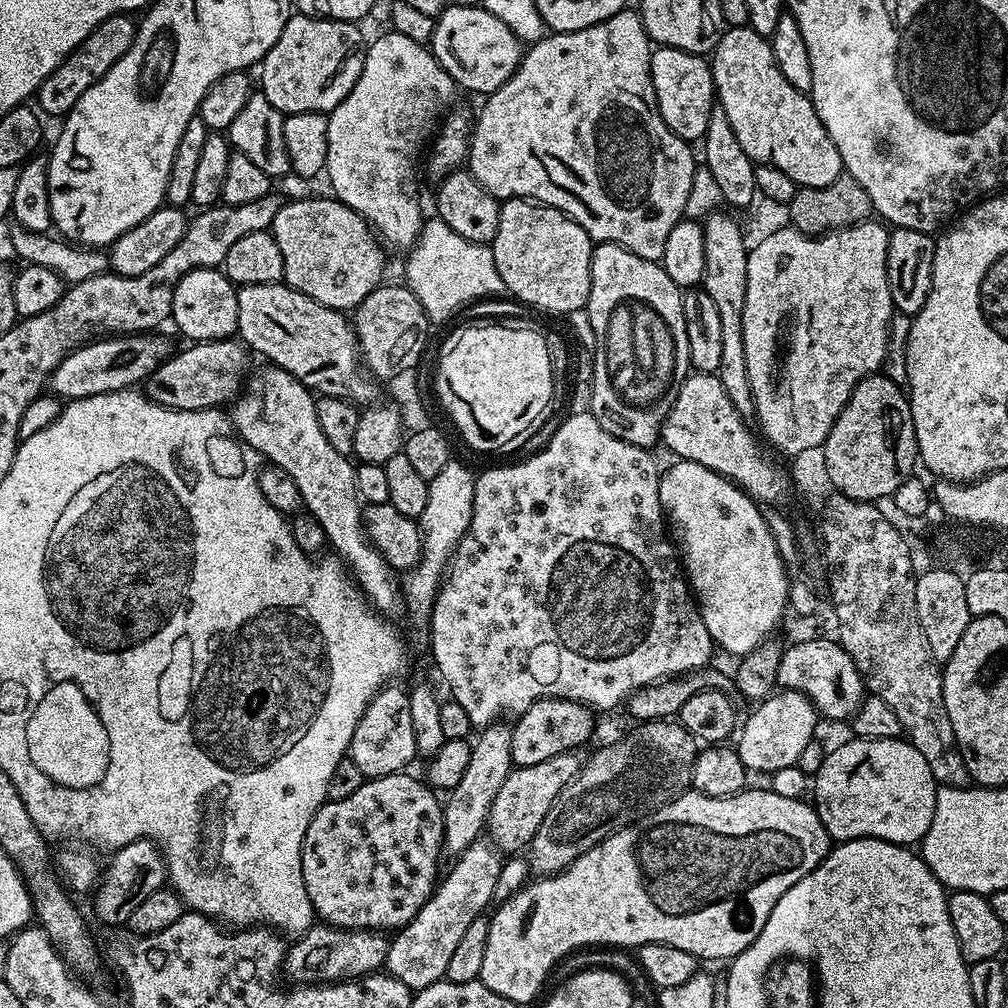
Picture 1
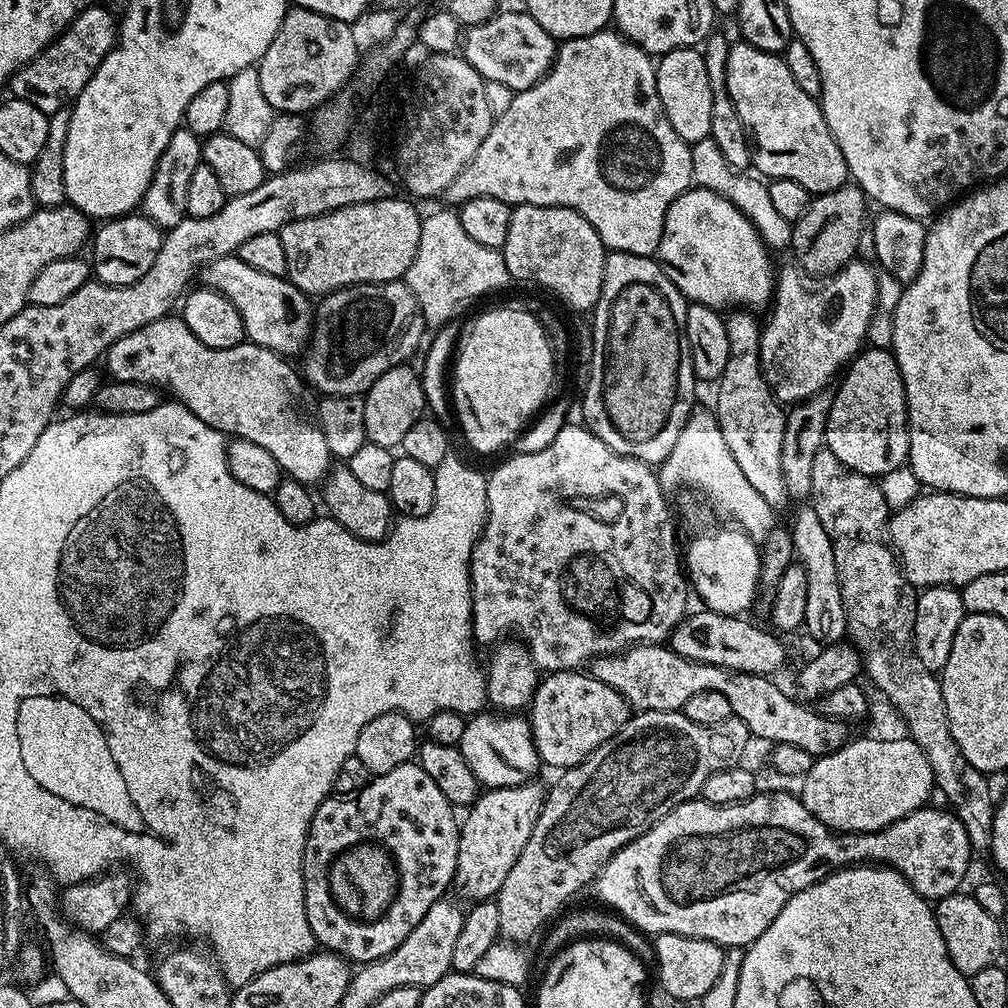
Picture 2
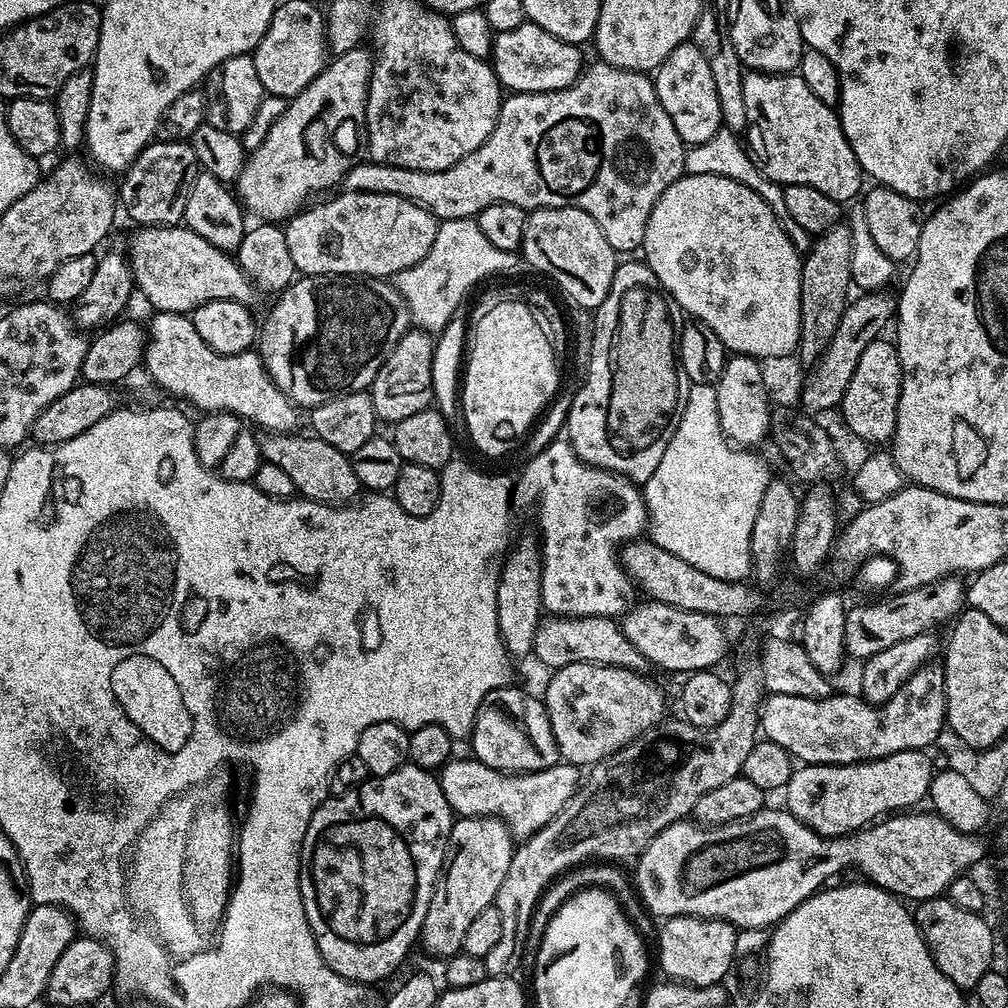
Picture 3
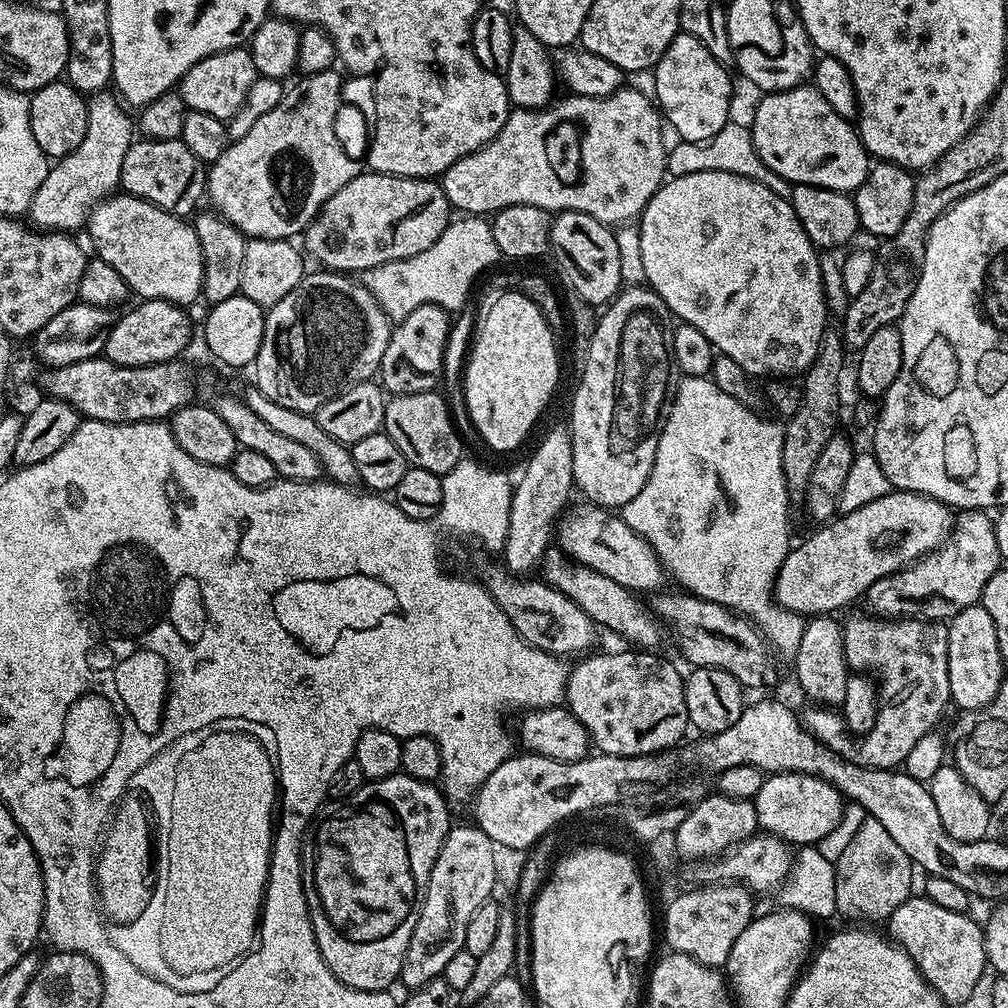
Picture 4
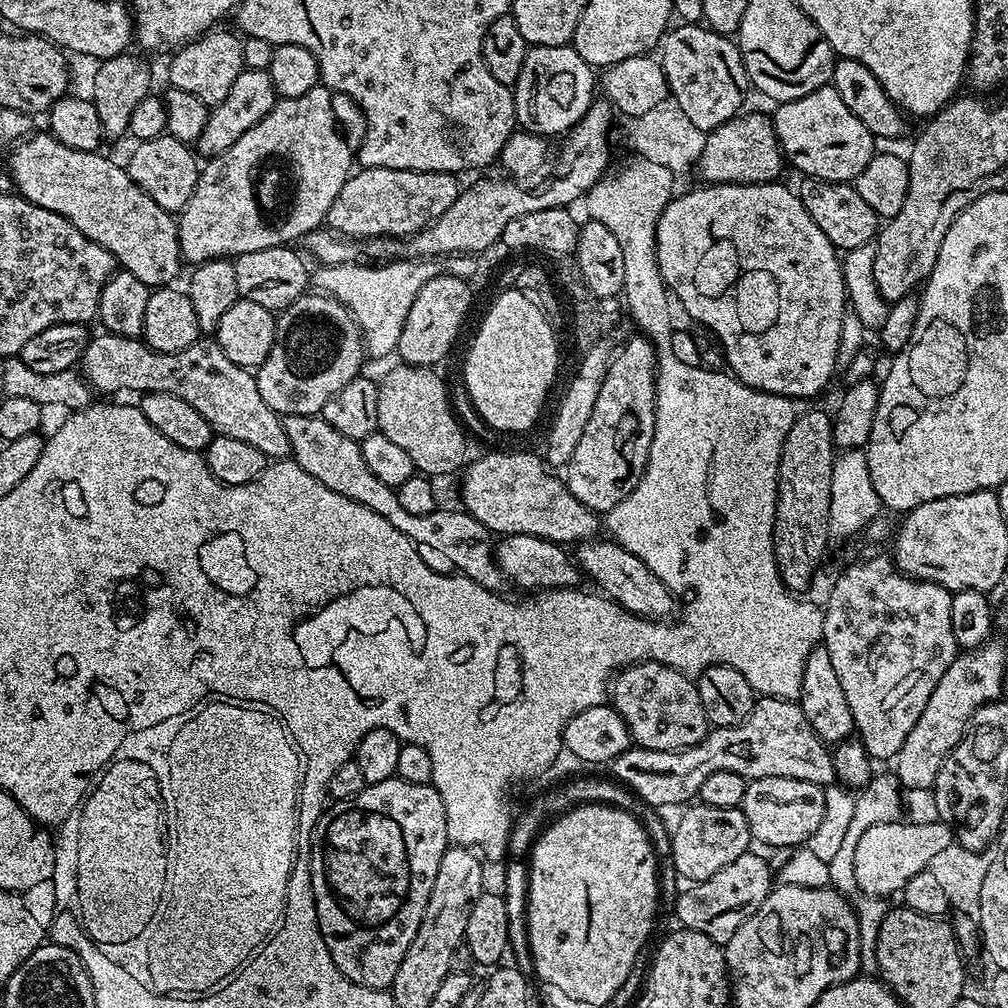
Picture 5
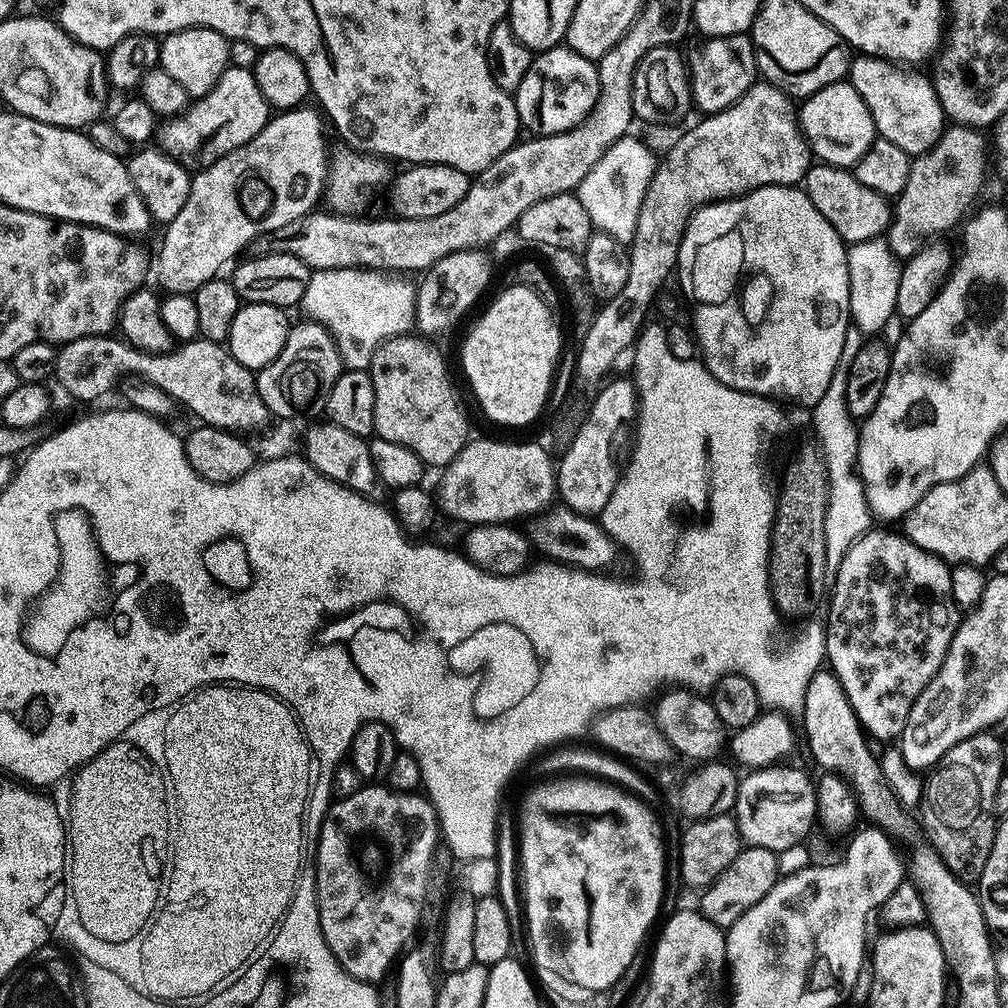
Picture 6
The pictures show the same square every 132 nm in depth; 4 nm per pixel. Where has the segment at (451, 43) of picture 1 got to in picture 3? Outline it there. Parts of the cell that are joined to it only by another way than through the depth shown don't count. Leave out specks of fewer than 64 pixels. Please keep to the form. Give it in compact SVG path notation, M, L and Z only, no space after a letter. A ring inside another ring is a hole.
M525 22L514 30L495 33L490 63L500 80L501 89L512 94L553 92L569 88L586 67L581 45L562 42L542 26ZM509 88L509 89L508 89Z

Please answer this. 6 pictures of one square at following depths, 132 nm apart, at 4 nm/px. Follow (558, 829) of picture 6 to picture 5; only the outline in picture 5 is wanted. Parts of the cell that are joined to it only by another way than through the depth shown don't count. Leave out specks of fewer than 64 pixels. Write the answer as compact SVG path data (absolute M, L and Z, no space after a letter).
M578 804L567 812L560 813L536 837L530 853L528 870L528 941L532 943L532 957L536 963L536 972L544 972L548 980L560 984L572 996L580 996L580 1006L590 1004L607 1005L616 997L616 991L627 985L633 975L632 967L652 932L652 919L656 916L656 884L658 885L658 865L652 843L648 840L646 830L626 810L618 810L605 804Z

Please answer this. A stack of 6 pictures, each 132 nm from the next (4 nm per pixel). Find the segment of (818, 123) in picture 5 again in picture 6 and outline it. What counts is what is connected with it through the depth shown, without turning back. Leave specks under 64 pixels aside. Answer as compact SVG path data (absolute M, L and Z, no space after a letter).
M847 79L834 82L807 97L799 105L798 119L813 157L834 168L851 169L878 138L876 123L866 102L862 102L862 94L858 94L858 90L854 90L854 86Z

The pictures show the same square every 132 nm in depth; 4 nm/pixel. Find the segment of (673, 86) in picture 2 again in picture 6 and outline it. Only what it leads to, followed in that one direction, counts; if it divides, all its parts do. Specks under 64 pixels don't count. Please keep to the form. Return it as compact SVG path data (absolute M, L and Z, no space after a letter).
M748 34L738 36L713 36L703 41L704 45L690 56L690 83L692 96L701 113L711 114L729 108L746 90L750 90L758 80L756 67L756 47Z

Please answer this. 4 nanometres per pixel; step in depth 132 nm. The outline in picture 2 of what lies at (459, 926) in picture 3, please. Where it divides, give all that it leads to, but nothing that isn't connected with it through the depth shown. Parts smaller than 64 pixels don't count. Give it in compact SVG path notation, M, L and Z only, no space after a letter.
M540 782L493 788L477 795L476 803L467 809L468 817L465 820L463 817L460 824L454 881L455 891L460 891L468 902L493 899L502 882L506 882L506 874L510 874L514 862L518 862L518 854L522 854L522 846L526 846L538 822L545 795L545 785Z

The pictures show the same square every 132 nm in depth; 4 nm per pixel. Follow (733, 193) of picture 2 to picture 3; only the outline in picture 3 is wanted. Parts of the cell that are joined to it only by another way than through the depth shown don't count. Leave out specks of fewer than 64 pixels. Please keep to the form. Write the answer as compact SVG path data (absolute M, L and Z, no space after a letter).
M721 127L713 138L704 143L691 145L684 155L684 169L687 173L714 173L719 176L732 178L735 181L742 182L744 186L758 193L759 196L771 206L775 214L782 221L784 229L787 230L788 237L794 243L795 248L800 253L806 253L812 248L813 237L811 233L803 230L793 219L788 218L786 214L786 202L783 185L776 184L773 180L765 176L764 172L757 167L755 160L752 159L751 153L745 148L743 141L737 133L732 132L729 128Z

